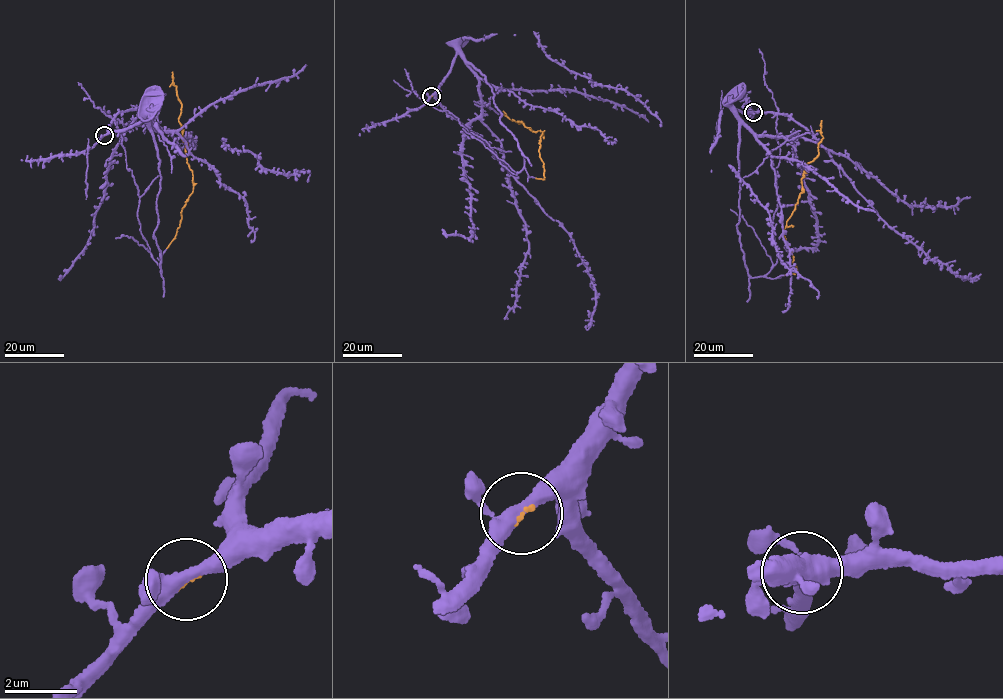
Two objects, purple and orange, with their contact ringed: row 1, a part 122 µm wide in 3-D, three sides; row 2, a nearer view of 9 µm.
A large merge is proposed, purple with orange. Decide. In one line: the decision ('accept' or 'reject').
accept

